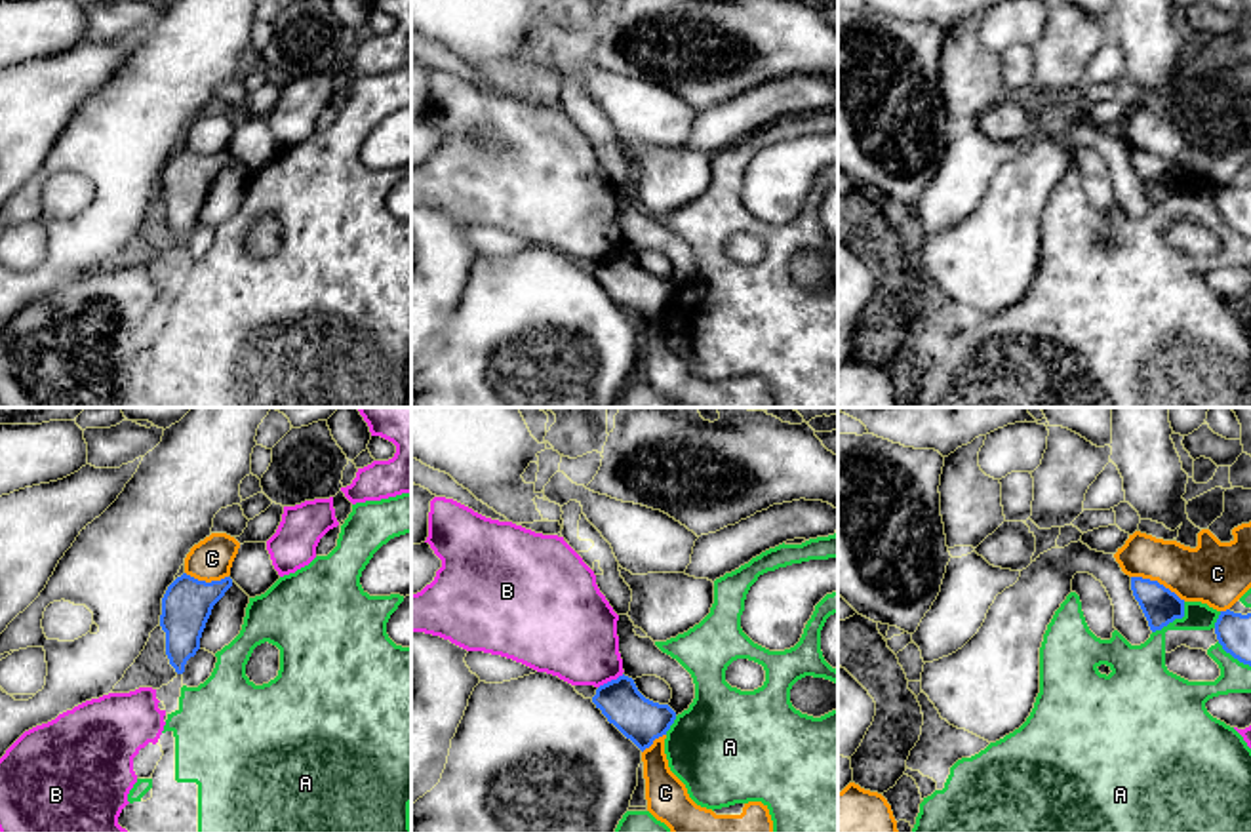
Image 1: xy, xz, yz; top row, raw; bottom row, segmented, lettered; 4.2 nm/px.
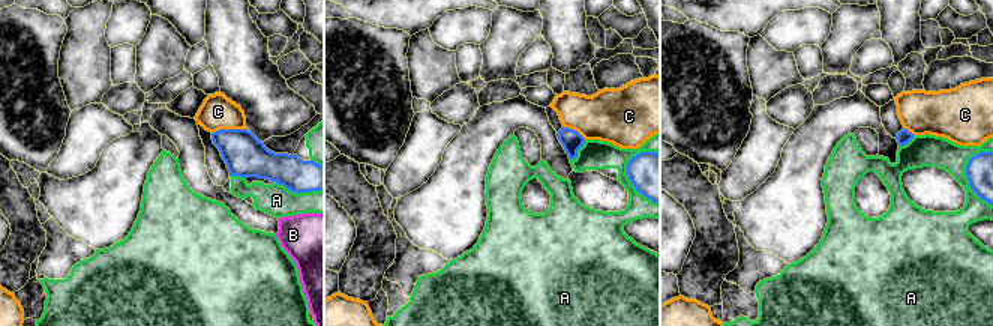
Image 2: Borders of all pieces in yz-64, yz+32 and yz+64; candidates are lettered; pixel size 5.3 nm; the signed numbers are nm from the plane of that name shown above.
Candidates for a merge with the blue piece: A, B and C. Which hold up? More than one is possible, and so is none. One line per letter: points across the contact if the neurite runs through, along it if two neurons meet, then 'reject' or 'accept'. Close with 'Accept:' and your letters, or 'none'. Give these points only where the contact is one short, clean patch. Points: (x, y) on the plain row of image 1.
A: reject
B: accept
C: along yz (1131, 149), (1156, 153), (1185, 174) | reject
Accept: B

